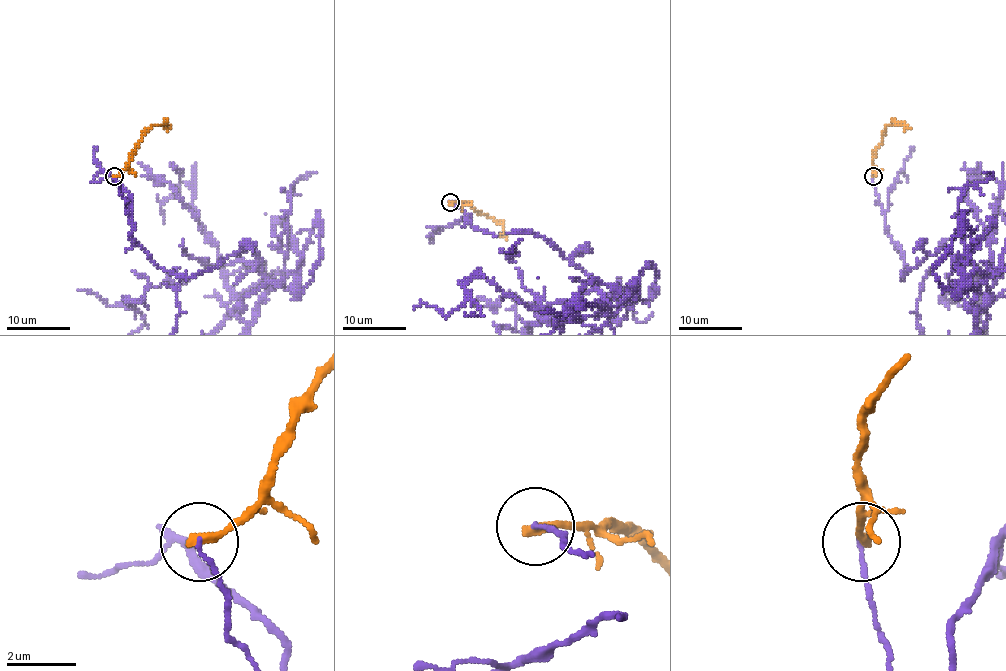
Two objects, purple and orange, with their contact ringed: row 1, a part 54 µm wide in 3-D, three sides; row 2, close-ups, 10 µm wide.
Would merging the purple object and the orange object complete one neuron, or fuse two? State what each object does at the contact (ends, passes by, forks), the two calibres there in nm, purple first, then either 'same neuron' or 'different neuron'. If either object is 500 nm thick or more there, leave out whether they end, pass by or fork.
purple ends | orange ends | 110/280 nm | different neuron

